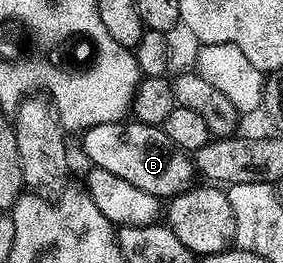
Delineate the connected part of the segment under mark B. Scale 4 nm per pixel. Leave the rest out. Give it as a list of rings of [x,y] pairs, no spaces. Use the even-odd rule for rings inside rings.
[[[136,121],[108,123],[89,128],[84,132],[83,139],[85,155],[92,166],[107,169],[107,173],[115,173],[115,177],[123,177],[123,181],[131,181],[131,185],[147,189],[147,193],[162,201],[181,195],[194,186],[194,160],[186,152],[177,150],[173,142],[165,138],[161,127]]]

